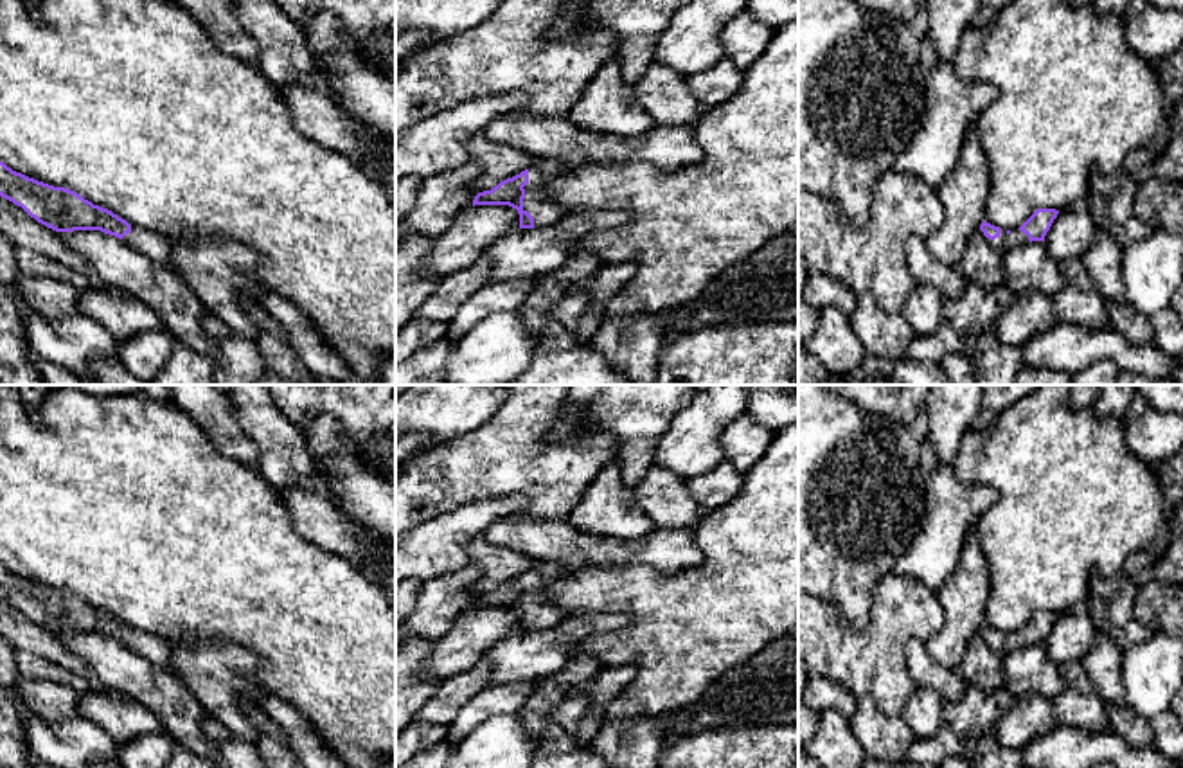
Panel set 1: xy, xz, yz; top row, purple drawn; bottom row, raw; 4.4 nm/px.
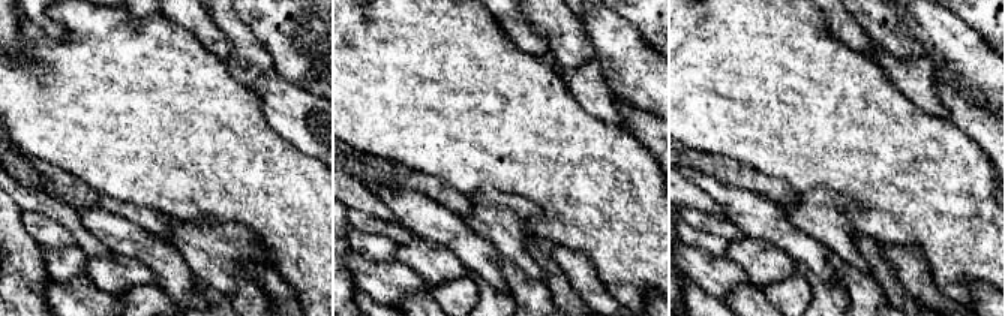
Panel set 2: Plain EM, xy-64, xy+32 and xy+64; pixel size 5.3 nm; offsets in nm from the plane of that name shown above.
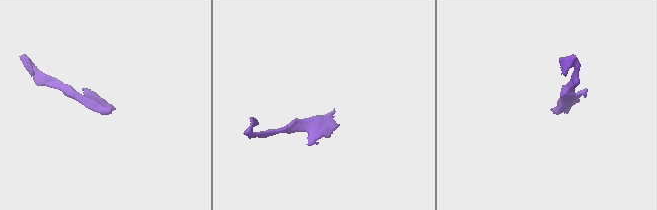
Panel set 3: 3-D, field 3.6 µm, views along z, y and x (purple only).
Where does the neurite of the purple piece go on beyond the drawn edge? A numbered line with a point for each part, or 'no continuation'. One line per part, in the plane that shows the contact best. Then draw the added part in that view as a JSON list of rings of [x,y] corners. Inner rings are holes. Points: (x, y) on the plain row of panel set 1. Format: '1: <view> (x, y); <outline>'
1: xz (543, 614); [[[543,561],[529,570],[529,586],[523,601],[523,613],[534,621],[534,630],[547,630],[565,621],[568,615],[543,597],[543,590],[559,577],[575,572],[552,561]]]

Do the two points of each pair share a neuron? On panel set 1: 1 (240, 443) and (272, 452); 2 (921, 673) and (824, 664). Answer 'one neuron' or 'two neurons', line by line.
1: two neurons
2: two neurons

